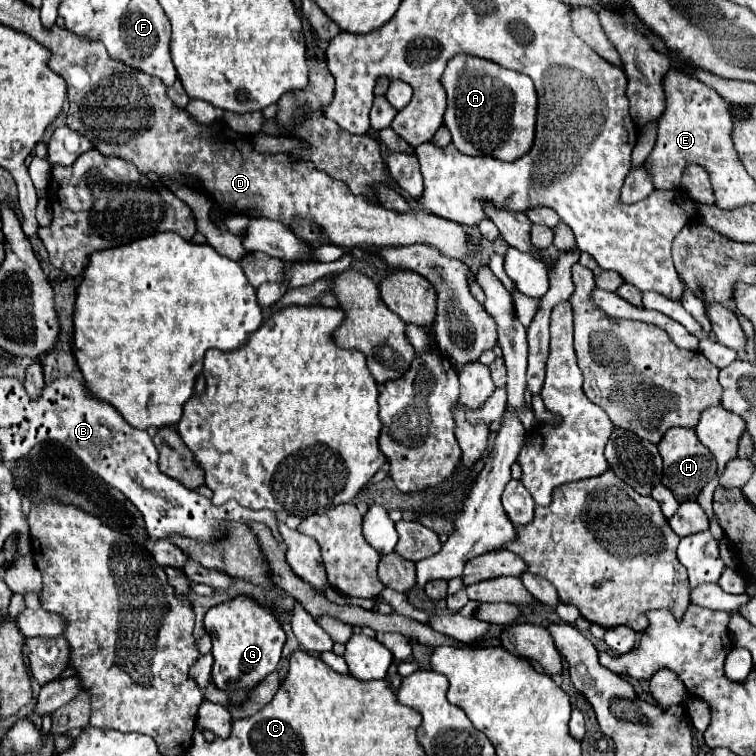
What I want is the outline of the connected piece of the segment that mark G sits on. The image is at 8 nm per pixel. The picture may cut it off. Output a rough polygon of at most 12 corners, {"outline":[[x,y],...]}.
{"outline":[[237,597],[205,615],[211,679],[239,707],[277,669],[285,633]]}

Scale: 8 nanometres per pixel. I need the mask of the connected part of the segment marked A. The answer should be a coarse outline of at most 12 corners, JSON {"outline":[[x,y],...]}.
{"outline":[[457,55],[443,123],[465,155],[533,145],[533,81]]}

